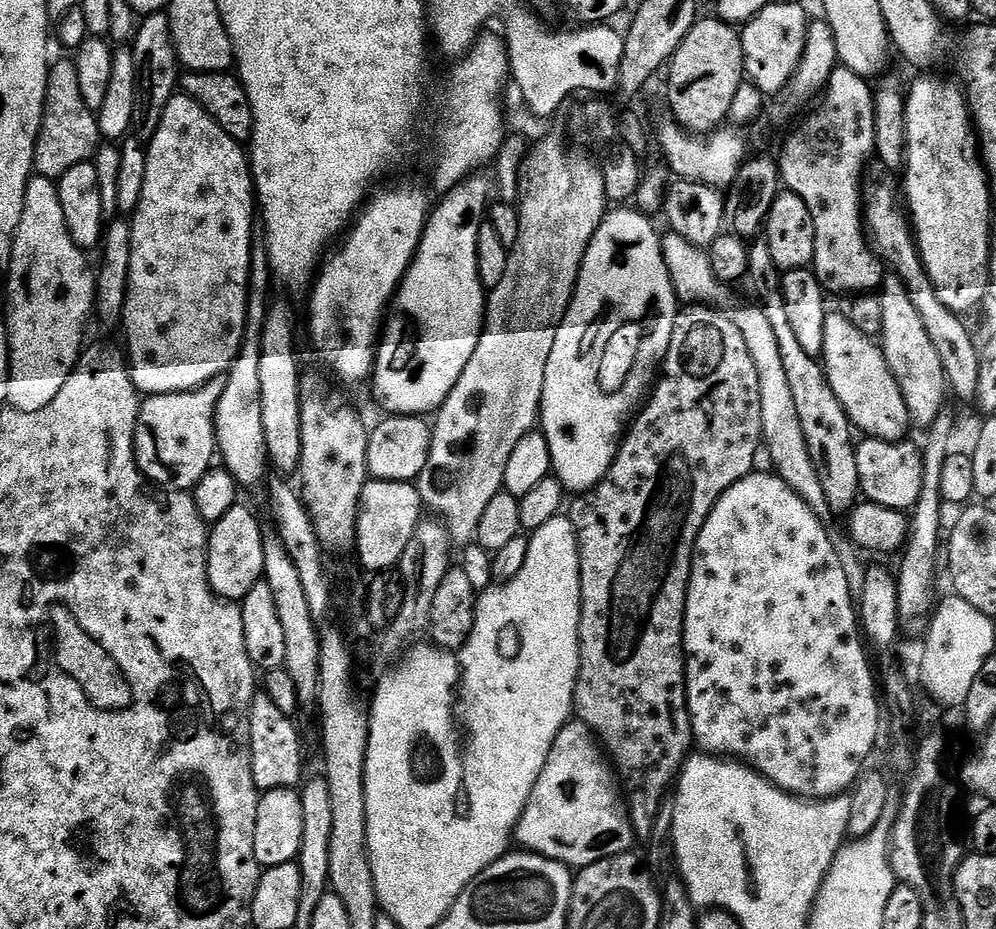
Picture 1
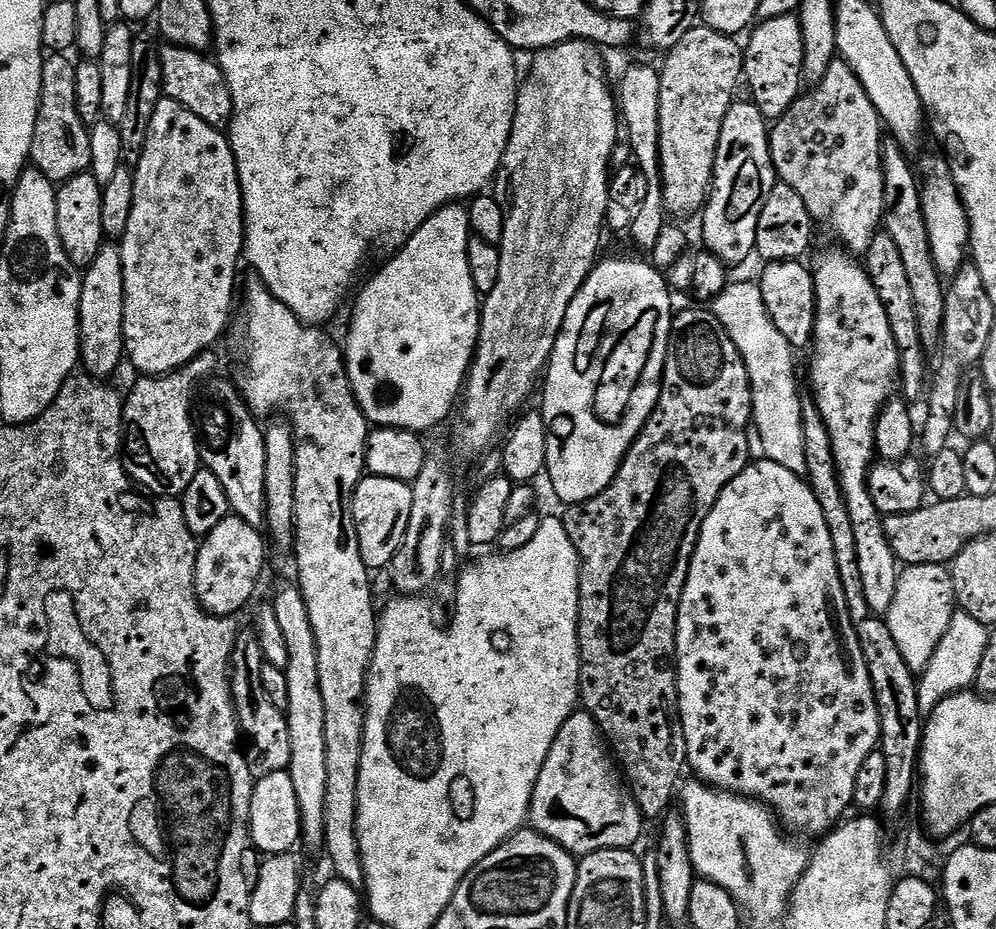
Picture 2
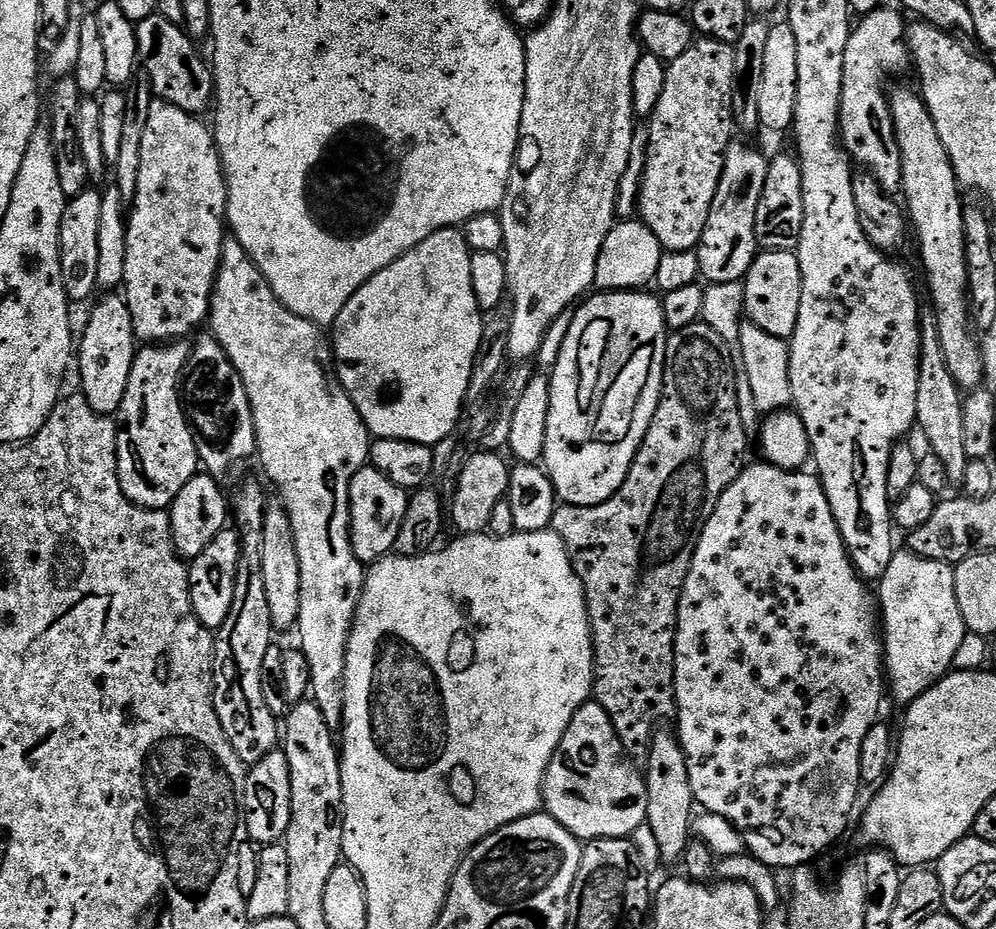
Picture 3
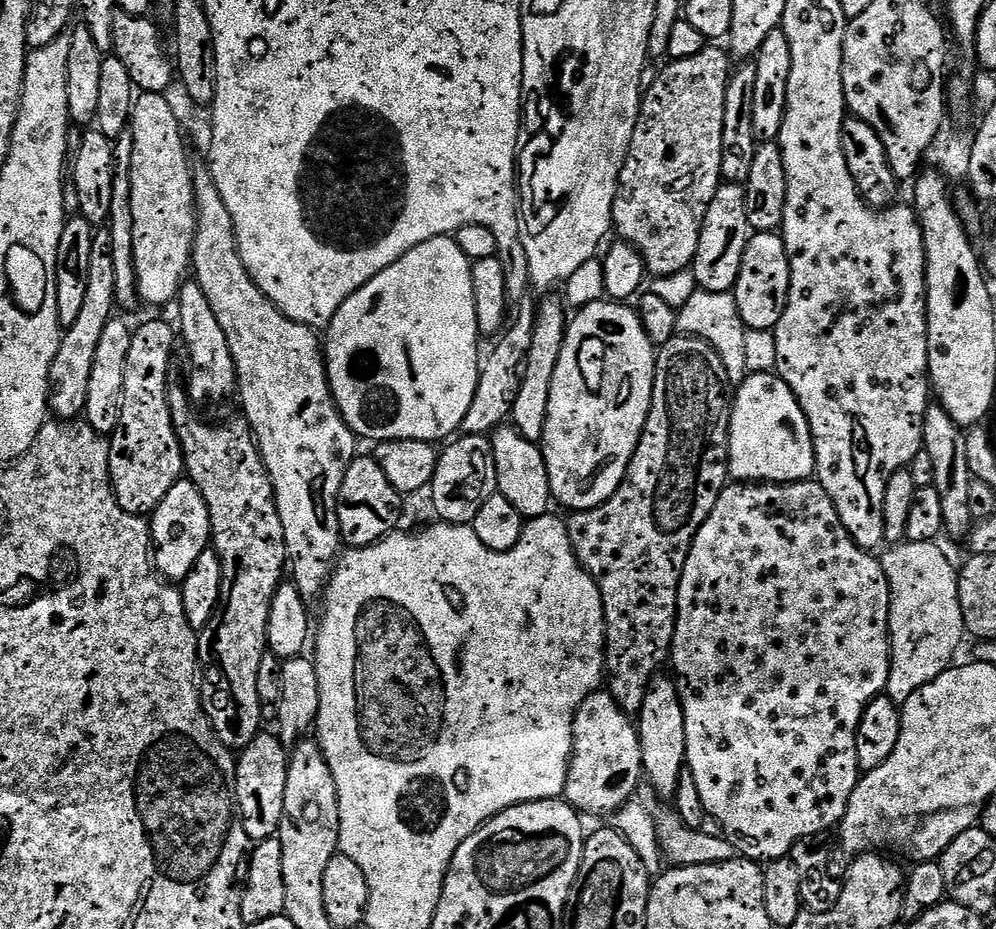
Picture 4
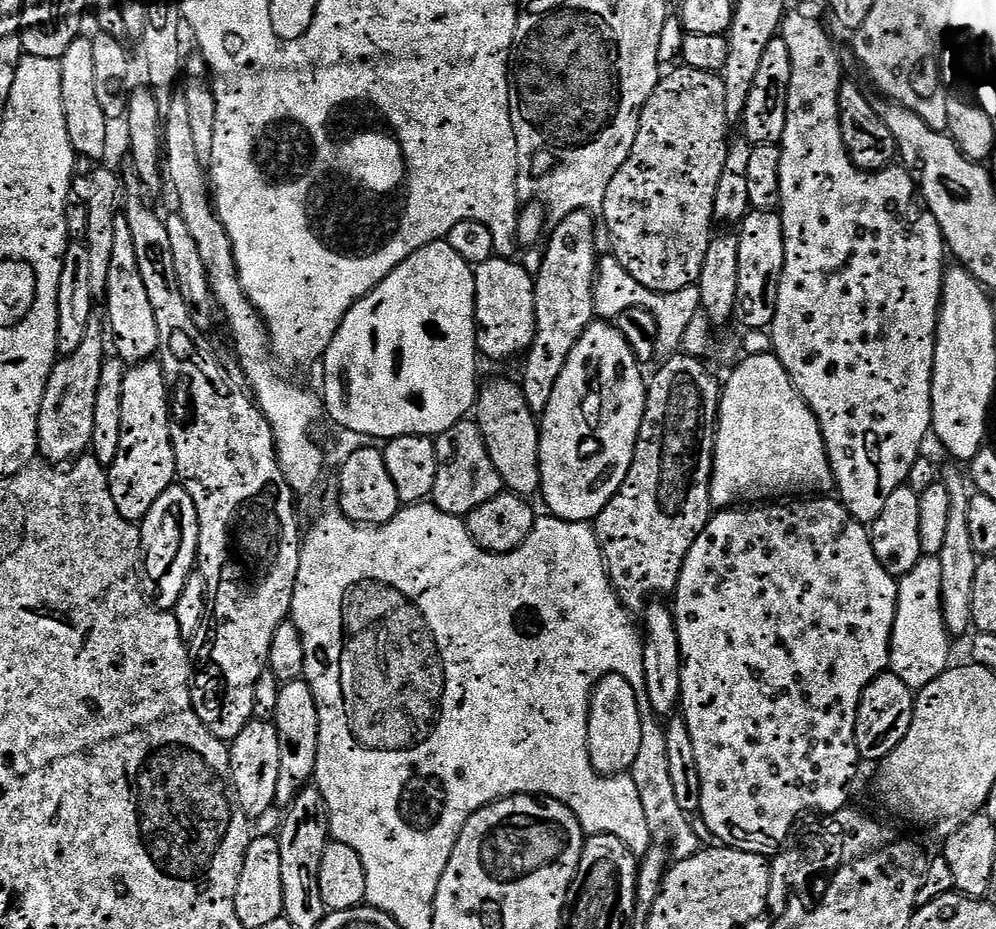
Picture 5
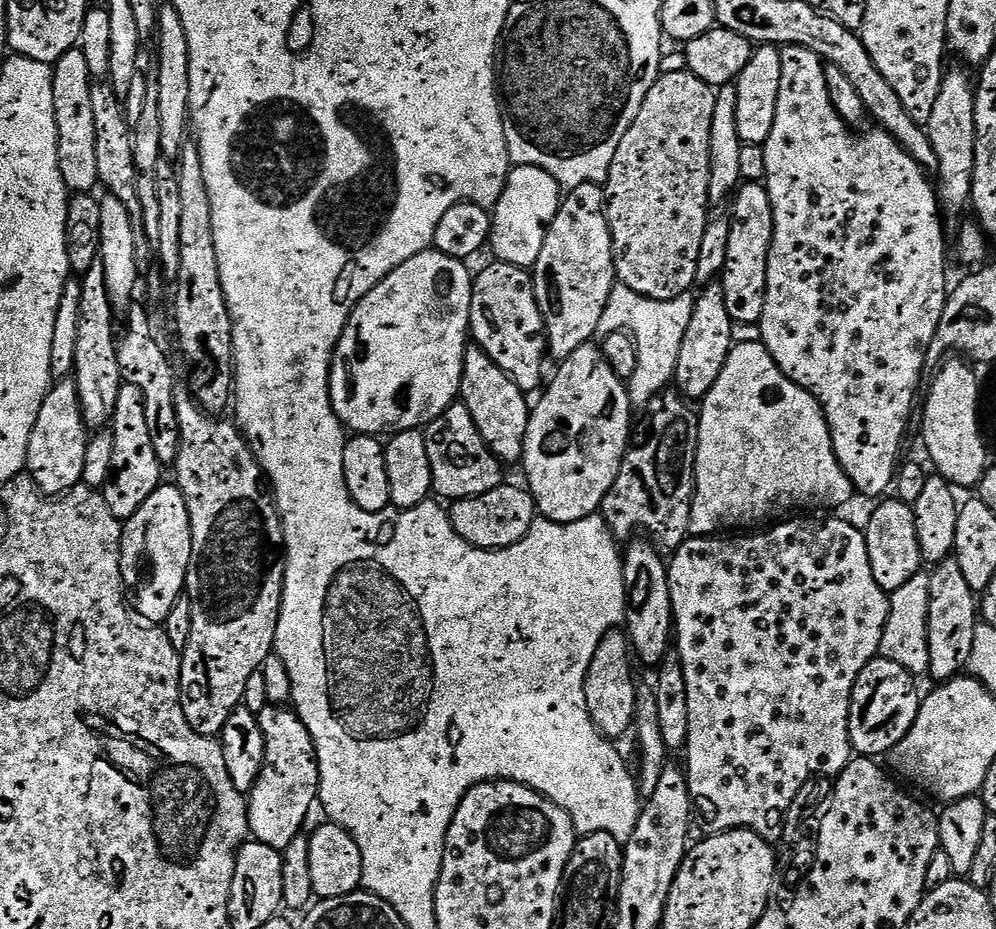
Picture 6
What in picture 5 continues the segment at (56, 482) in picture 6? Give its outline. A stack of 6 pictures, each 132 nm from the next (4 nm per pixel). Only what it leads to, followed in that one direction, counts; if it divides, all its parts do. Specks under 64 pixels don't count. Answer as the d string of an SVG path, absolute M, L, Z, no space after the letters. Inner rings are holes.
M96 322L89 324L86 338L82 338L82 346L78 346L78 350L74 350L74 354L60 356L56 363L52 365L46 382L46 390L42 394L42 406L38 414L36 447L39 455L45 461L56 466L75 461L85 455L89 451L92 442L92 435L94 434L94 402L98 398L98 382L106 359L106 353L104 353L104 342L106 346L106 340L105 337L104 340L100 337L98 324Z

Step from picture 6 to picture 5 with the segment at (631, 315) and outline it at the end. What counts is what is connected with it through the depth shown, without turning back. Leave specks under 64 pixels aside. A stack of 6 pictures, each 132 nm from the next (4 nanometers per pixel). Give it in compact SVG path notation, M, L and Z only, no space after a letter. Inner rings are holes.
M605 255L596 265L596 275L592 282L592 310L601 321L612 322L622 310L641 308L654 316L658 324L656 350L660 354L676 354L681 351L683 335L692 319L701 311L700 289L696 284L686 286L677 292L655 292L646 290L642 282L634 282L630 274L626 274L623 266L616 261L615 256Z

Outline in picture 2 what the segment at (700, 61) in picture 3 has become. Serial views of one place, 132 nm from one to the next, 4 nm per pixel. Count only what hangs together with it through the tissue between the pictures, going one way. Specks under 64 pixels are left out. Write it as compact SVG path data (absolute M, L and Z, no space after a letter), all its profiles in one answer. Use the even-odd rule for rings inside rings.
M703 26L692 28L686 34L686 38L682 38L682 42L678 42L678 46L674 46L668 53L668 61L665 62L664 68L659 69L661 80L661 116L660 116L660 168L661 168L661 186L664 191L664 210L669 217L675 218L677 221L684 222L687 216L692 216L703 209L708 194L712 186L712 175L714 174L714 162L716 161L716 151L718 150L718 138L722 134L722 122L726 118L726 114L732 108L736 92L736 83L741 83L744 74L744 48L736 45L737 41L733 37L726 34L718 34L718 30L710 30Z

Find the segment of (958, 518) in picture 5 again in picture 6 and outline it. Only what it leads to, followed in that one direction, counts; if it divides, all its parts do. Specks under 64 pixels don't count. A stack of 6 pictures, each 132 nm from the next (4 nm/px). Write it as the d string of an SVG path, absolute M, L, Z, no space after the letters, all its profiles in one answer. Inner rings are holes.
M955 558L935 565L929 575L929 668L927 675L933 681L953 680L967 669L970 650L978 623L978 596L970 590Z

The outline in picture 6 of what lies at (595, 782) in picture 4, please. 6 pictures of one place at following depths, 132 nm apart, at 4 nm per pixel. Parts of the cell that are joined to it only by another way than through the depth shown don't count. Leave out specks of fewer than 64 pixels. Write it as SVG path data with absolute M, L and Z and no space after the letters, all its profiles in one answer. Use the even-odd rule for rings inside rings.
M623 631L608 632L598 642L594 658L590 658L590 670L586 670L586 706L594 726L609 738L629 734L636 719L636 687L638 680L632 677L634 653L630 641Z

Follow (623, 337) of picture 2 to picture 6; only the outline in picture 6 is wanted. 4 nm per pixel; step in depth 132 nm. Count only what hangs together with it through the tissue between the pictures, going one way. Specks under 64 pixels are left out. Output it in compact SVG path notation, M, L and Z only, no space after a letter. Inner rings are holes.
M589 342L578 346L574 354L559 361L557 368L560 369L553 376L551 373L543 389L544 397L537 404L535 401L526 426L522 461L524 476L528 479L526 487L536 500L537 513L556 524L578 522L600 512L601 502L618 478L620 463L634 427L634 406L628 397L627 383L620 380L614 370L610 370L603 347L596 345L595 348L594 345Z

